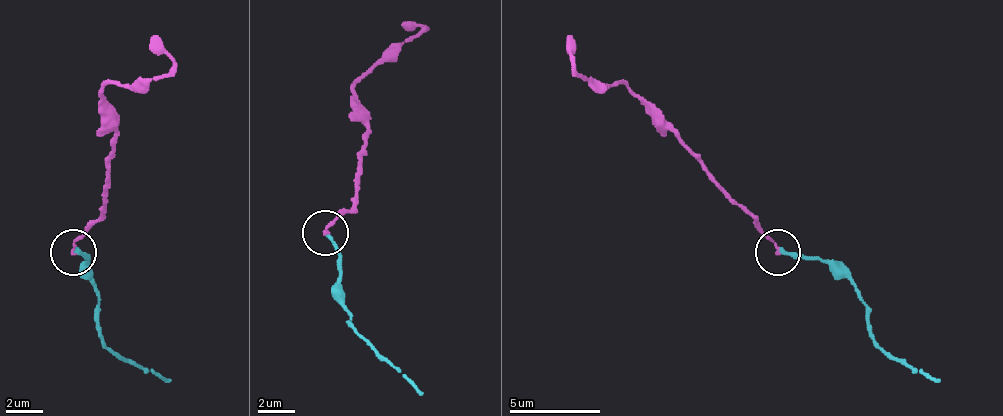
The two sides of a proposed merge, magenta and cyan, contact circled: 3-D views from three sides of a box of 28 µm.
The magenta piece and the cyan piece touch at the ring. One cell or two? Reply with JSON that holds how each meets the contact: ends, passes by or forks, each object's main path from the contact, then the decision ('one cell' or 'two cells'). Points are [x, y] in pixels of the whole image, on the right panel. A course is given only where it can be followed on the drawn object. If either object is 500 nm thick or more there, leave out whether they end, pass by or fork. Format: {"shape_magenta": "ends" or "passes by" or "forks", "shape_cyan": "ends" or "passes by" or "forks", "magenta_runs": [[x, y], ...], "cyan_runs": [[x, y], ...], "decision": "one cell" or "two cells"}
{"shape_magenta": "ends", "shape_cyan": "ends", "magenta_runs": [[776, 253], [740, 203], [630, 89], [589, 84], [575, 66], [566, 34]], "cyan_runs": [[781, 253], [799, 258], [827, 258], [868, 308], [872, 340], [936, 381]], "decision": "one cell"}

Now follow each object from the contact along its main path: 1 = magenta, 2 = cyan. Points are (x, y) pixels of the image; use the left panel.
1: (72, 253), (104, 203), (113, 148), (104, 89), (150, 84), (173, 66), (154, 34)
2: (72, 253), (86, 258), (100, 308), (100, 340), (173, 381)

